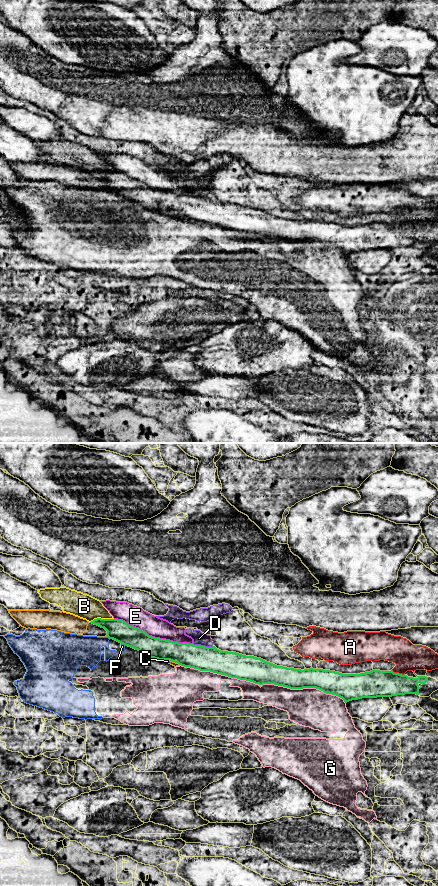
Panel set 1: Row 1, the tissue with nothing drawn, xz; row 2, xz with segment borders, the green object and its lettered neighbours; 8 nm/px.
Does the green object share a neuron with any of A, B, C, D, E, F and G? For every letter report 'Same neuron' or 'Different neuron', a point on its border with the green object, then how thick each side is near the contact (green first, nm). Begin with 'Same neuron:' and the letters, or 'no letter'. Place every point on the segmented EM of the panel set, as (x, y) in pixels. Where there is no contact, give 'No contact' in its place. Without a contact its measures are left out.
Same neuron: E
A: Different neuron. Touches green at xz (398, 673). Thickness 220 nm (green) against 220 nm
B: Different neuron. Touches green at xz (100, 618). Thickness 170 nm (green) against 190 nm
C: Different neuron. Touches green at xz (170, 660). Thickness 190 nm (green) against 30 nm
D: Different neuron. Touches green at xz (203, 646). Thickness 190 nm (green) against 110 nm
E: Same neuron. Touches green at xz (153, 637). Thickness 170 nm (green) against 160 nm
F: Different neuron. Touches green at xz (108, 637). Thickness 170 nm (green) against 240 nm
G: Different neuron. Touches green at xz (304, 687). Thickness 190 nm (green) against 320 nm

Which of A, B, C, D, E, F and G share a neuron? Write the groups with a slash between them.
A / B / C / D / E / F G

